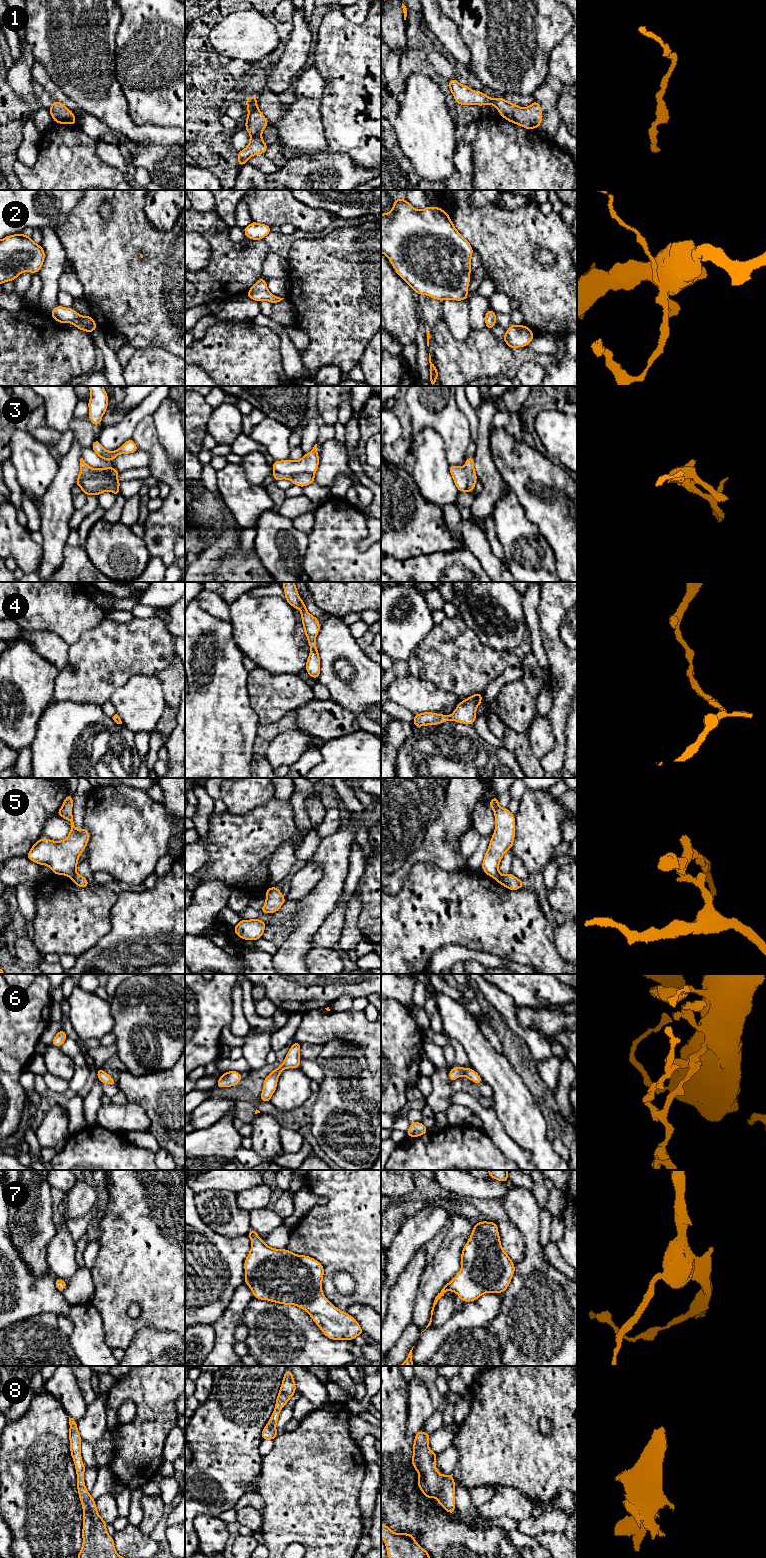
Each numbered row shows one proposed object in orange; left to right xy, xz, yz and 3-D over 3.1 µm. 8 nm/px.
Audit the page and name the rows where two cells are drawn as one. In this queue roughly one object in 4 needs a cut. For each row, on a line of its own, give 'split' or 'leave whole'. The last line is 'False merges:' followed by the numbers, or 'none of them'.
1: leave whole
2: leave whole
3: leave whole
4: leave whole
5: split
6: leave whole
7: leave whole
8: leave whole
False merges: 5

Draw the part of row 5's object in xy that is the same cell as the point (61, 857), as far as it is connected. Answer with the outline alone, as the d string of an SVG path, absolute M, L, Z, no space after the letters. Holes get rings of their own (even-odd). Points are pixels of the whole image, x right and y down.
M68 794L62 804L62 807L57 811L57 815L71 822L71 830L68 837L62 841L53 841L46 838L40 838L29 850L26 857L39 865L47 865L56 875L65 875L72 877L76 872L79 856L86 848L90 834L83 826L81 830L75 828L72 815L73 797Z

